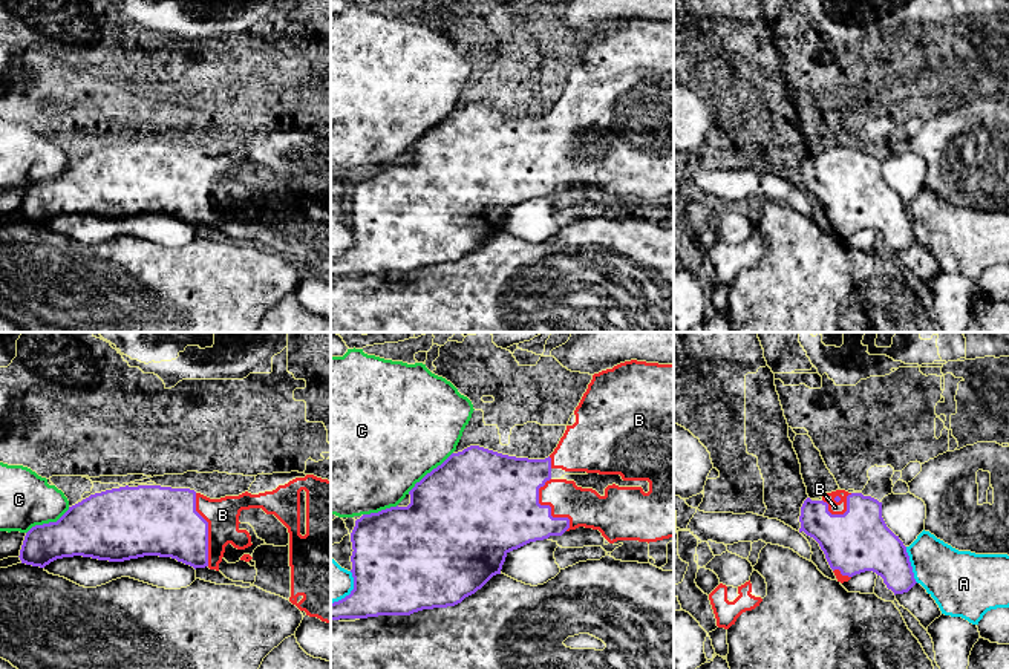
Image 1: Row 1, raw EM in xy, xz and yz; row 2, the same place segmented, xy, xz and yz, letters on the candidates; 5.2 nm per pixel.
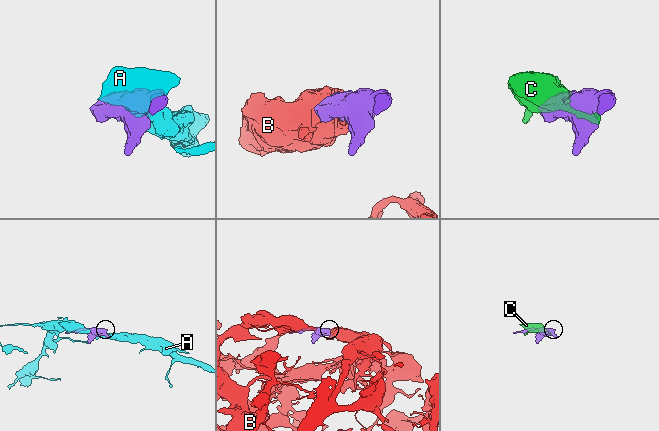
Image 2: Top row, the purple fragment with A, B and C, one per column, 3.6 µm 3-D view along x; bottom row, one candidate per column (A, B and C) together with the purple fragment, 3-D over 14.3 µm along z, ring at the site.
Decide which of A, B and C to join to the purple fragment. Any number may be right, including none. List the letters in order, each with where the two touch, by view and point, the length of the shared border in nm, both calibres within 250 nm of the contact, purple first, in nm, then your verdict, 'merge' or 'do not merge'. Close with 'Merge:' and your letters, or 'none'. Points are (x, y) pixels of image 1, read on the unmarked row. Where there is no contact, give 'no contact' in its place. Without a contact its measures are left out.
A: meets purple in yz at (910, 222); contact 200 nm long; 280 nm thick on the purple side, 300 nm on the other; do not merge
B: meets purple in xz at (550, 164); contact 300 nm long; 400 nm thick on the purple side, 200 nm on the other; merge
C: meets purple in xz at (431, 129); contact 320 nm long; 500 nm thick on the purple side, 500 nm on the other; do not merge
Merge: B

